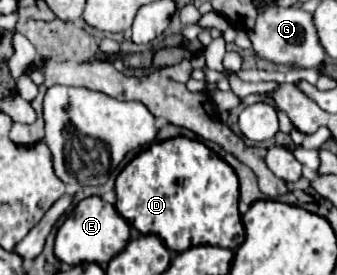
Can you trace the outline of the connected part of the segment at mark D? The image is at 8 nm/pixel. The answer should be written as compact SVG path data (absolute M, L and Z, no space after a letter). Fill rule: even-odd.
M172 138L140 152L116 178L116 210L140 232L156 234L172 252L210 244L236 252L244 242L238 212L238 178L198 140Z

